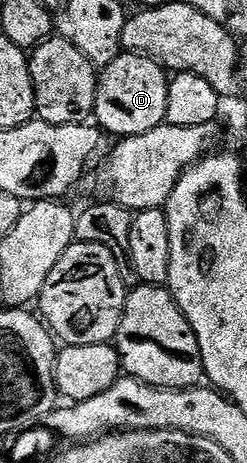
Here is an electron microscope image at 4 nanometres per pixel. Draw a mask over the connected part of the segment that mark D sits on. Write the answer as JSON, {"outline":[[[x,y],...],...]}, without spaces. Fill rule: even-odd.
{"outline":[[[123,51],[99,73],[94,120],[104,134],[112,133],[115,139],[136,137],[166,122],[168,103],[168,70],[149,56]]]}

